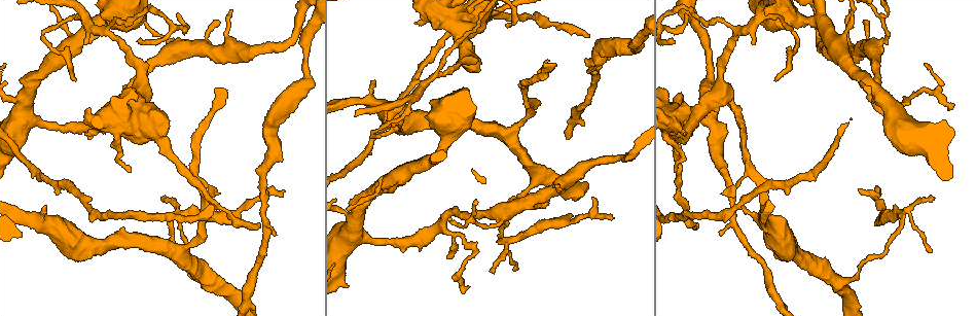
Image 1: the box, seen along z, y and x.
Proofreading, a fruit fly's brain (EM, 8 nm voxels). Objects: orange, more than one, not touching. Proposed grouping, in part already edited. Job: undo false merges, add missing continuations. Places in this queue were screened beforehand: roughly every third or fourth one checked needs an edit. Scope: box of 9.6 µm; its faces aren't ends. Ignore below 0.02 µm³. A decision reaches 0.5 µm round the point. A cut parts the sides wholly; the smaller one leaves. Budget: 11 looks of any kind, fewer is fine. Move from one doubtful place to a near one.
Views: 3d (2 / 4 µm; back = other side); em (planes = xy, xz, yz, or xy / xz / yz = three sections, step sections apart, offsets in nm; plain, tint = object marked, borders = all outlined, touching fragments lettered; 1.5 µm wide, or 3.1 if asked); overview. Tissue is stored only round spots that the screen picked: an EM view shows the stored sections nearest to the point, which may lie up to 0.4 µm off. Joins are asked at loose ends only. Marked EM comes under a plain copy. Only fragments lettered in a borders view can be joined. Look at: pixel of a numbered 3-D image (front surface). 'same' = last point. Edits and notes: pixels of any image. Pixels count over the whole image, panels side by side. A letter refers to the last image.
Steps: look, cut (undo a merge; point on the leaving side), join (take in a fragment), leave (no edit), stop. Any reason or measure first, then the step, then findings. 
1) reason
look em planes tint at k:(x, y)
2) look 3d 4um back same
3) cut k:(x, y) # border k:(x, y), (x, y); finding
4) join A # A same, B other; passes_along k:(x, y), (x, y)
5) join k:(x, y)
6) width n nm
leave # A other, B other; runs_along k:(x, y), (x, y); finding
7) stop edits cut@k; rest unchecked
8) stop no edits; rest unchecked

branch stops here
look 3d 4um at 1:(611, 219)

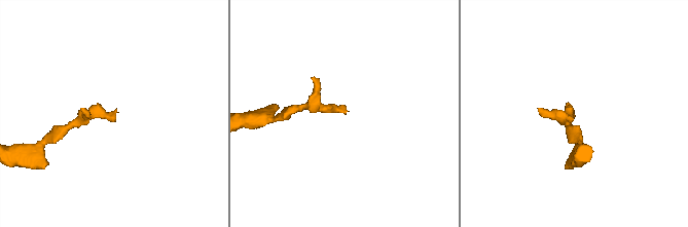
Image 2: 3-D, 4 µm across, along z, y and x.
now the EM
look em xy step 8 borders at 2:(346, 112)

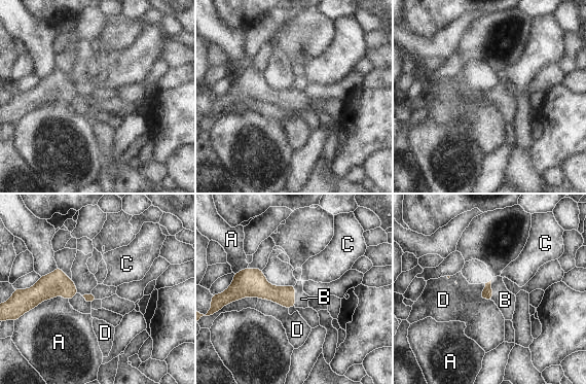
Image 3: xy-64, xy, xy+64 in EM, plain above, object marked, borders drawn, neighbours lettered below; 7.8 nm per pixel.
join B # A other, B same, C other, D other; the neuron continues

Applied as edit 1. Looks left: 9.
sharp bend
look em planes borders at 1:(504, 239)

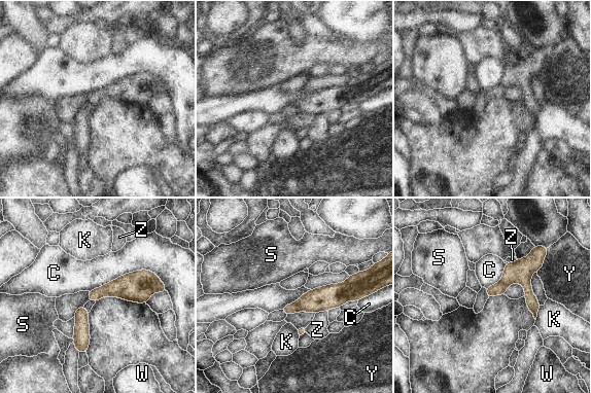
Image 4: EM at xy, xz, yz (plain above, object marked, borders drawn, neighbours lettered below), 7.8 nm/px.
cut 4:(323, 298) # C other, K other, S other, W other, Y other, Z other; border 4:(296, 302), (301, 311); two neurons meet here

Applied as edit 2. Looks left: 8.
redraw
look overview

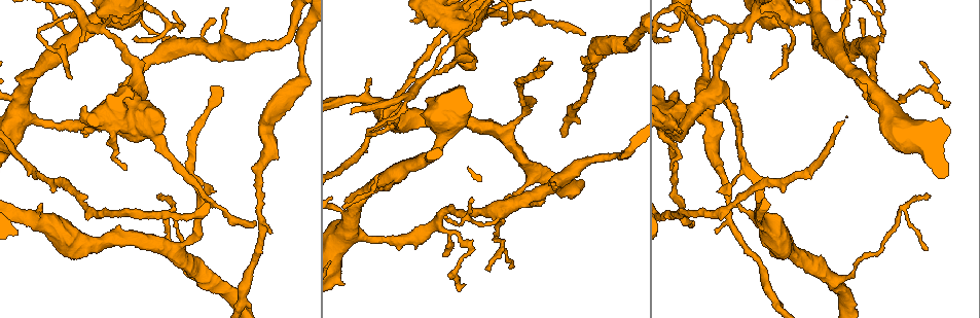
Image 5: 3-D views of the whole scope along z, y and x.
free end
look em yz step 8 borders at 5:(220, 89)

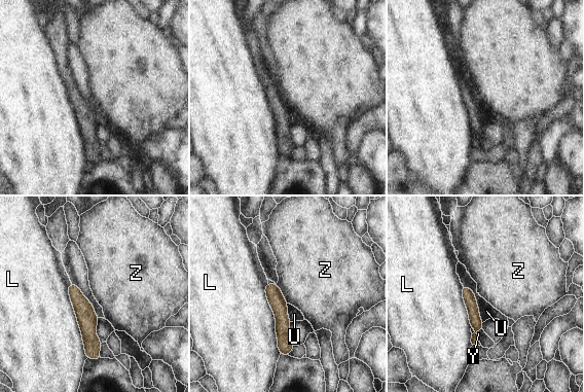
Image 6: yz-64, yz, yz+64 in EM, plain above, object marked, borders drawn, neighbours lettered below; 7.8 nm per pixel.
leave # L other, U other, Y other, Z other; no lettered fragment goes on from it

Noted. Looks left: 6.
branch stops here
look em planes borders at 5:(681, 133)

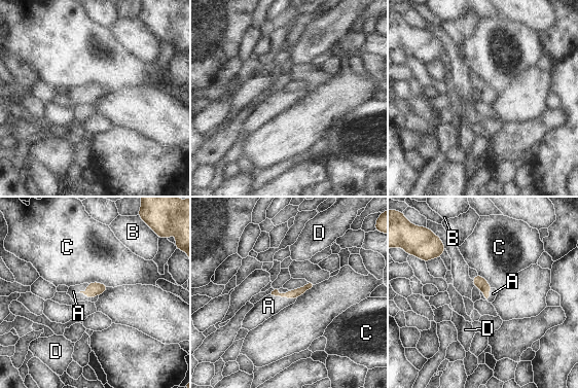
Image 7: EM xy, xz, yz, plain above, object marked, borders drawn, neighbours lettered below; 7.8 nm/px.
join A # A same, B other, C other, D other; passes_along 7:(95, 288), (88, 297), (73, 291); the neuron continues

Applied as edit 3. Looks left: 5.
stop edits join@3, cut@4, join@7; rest unchecked

